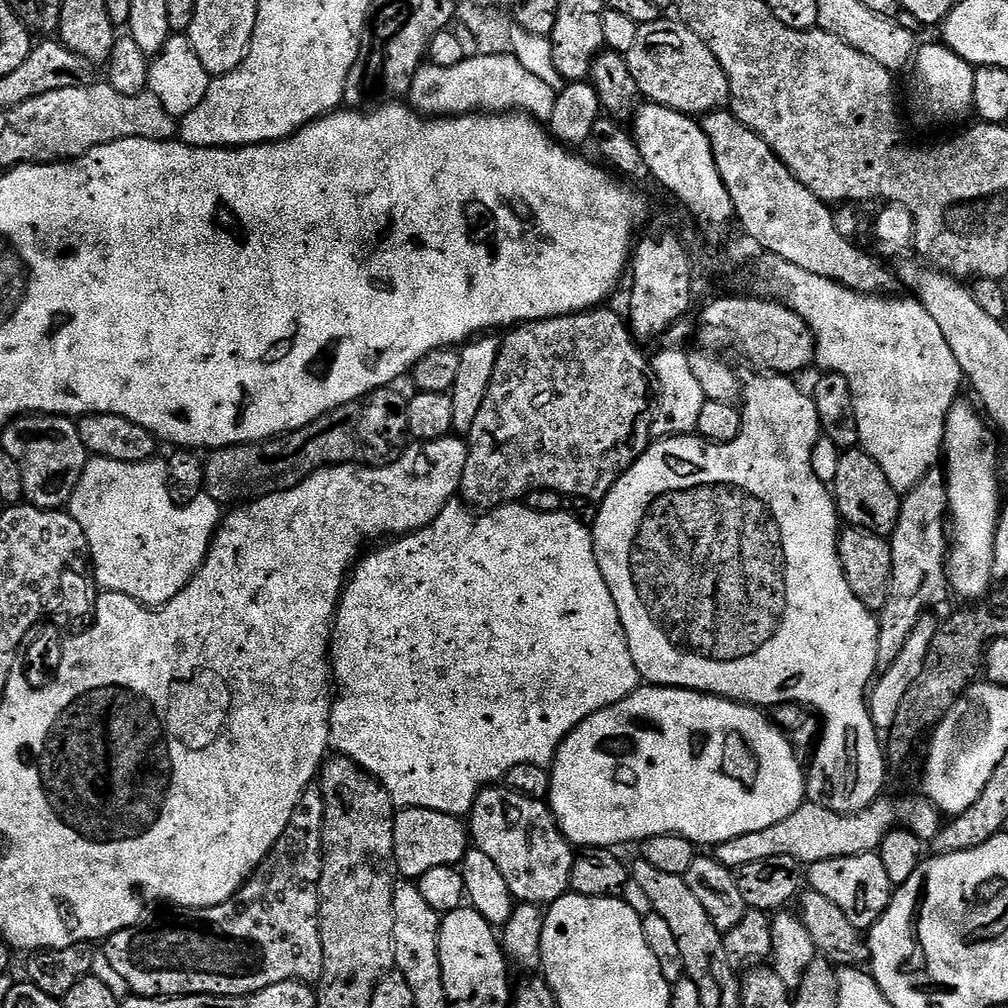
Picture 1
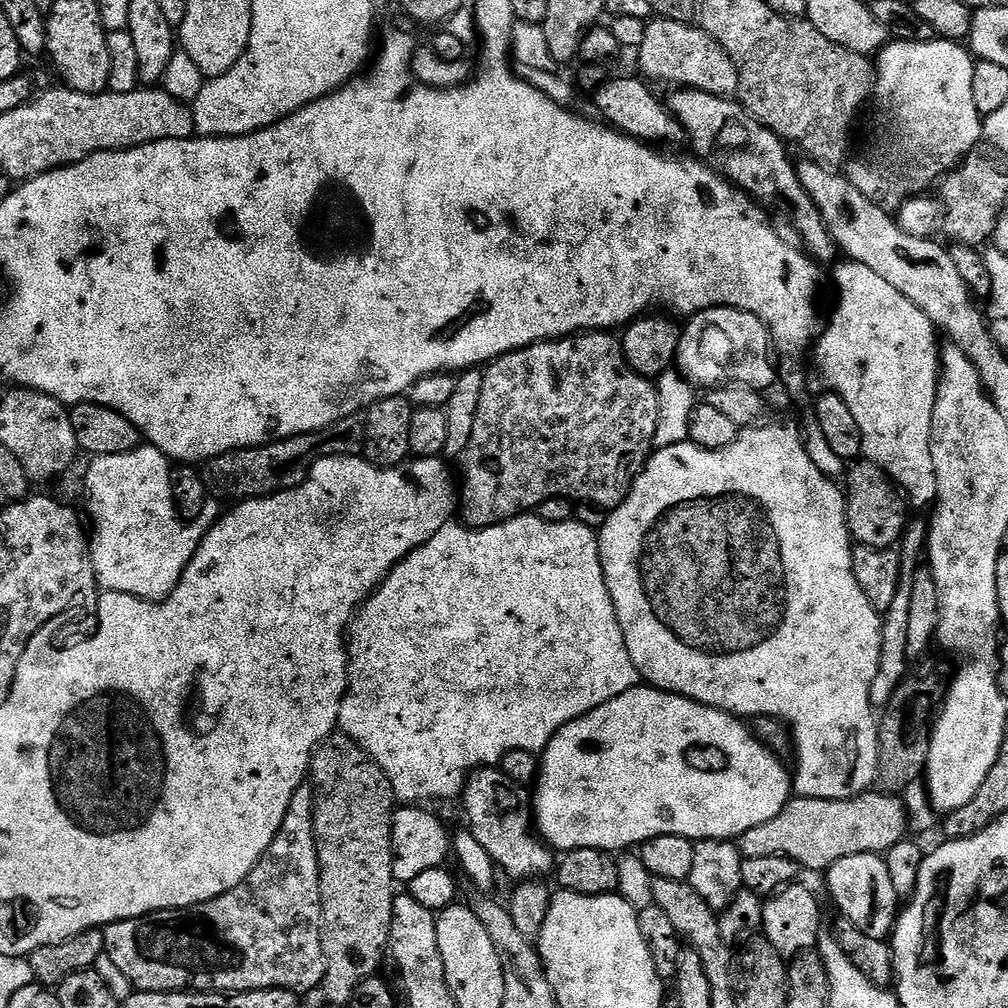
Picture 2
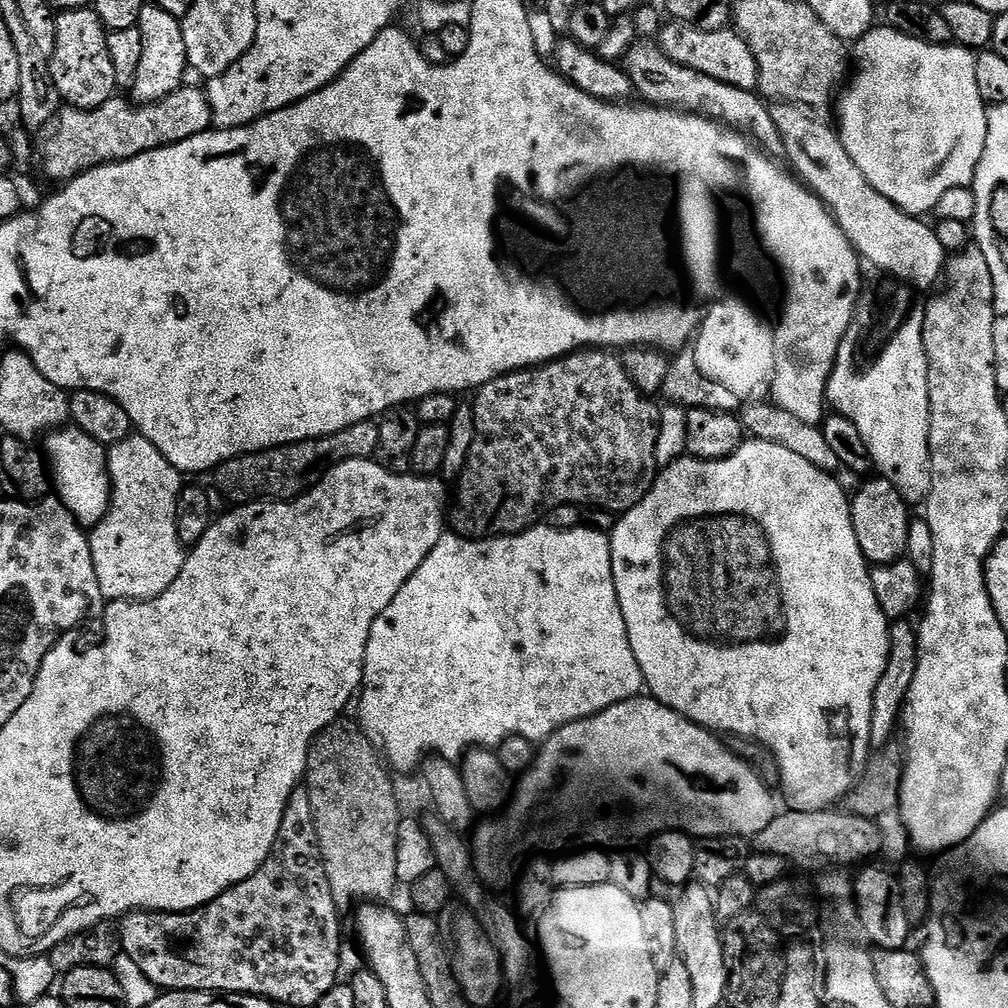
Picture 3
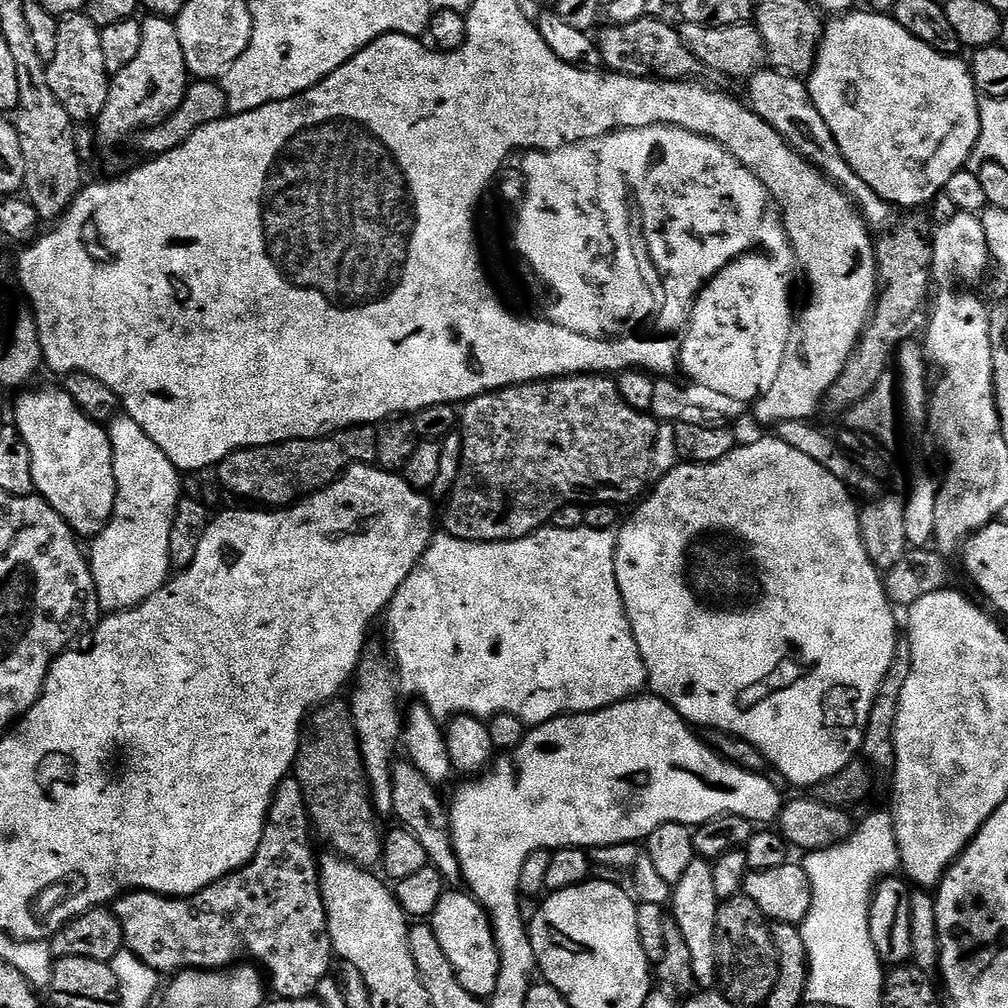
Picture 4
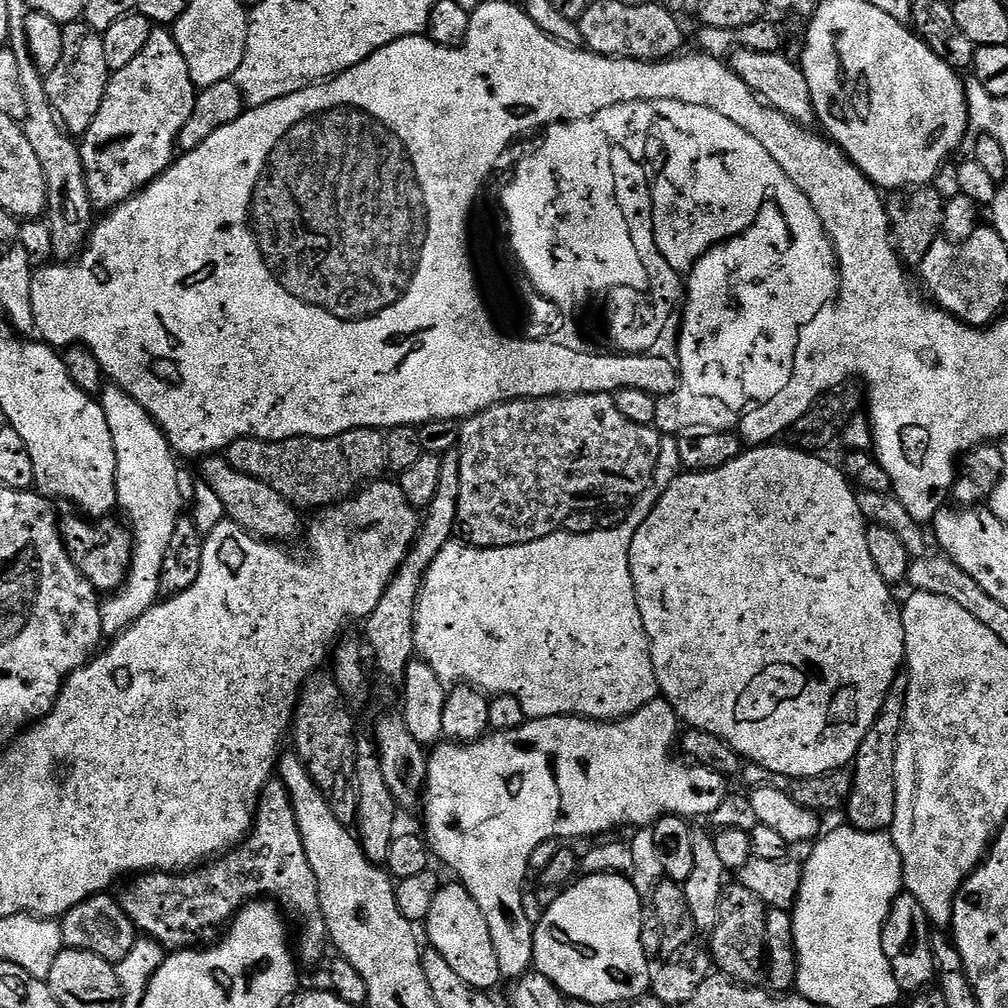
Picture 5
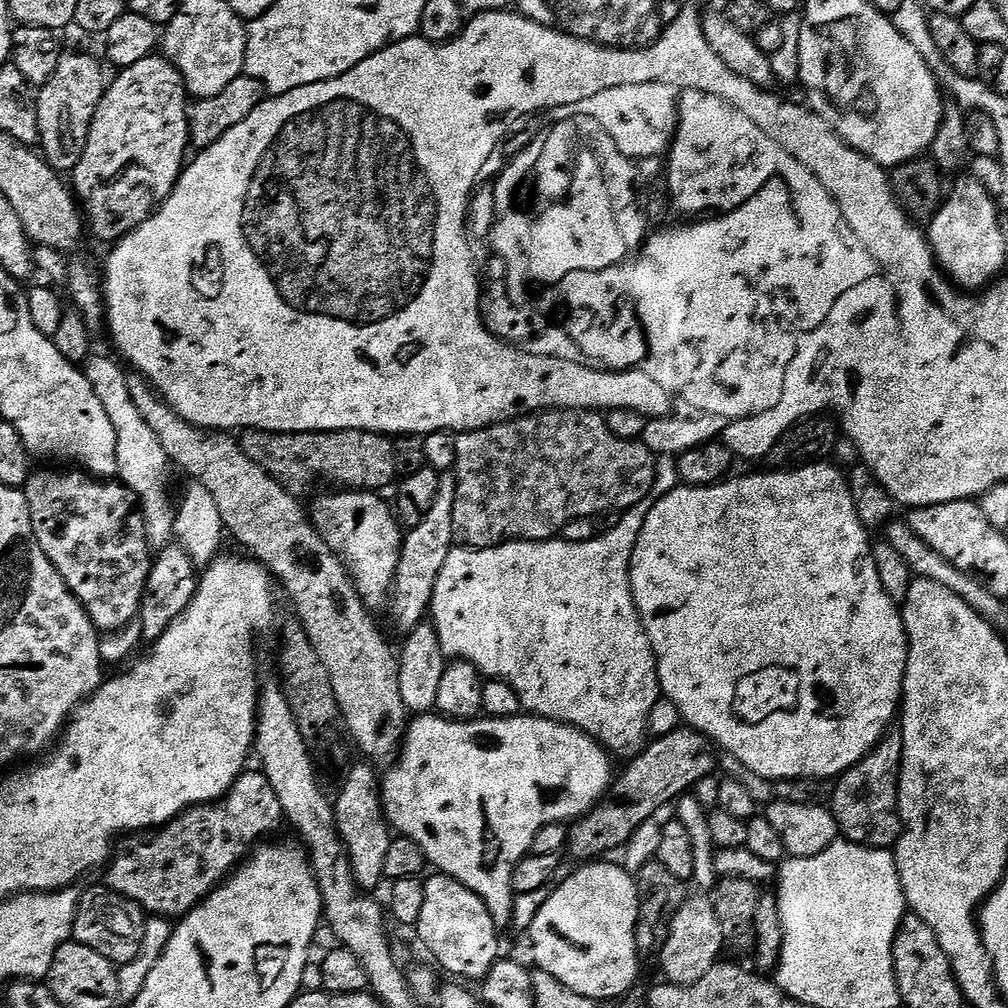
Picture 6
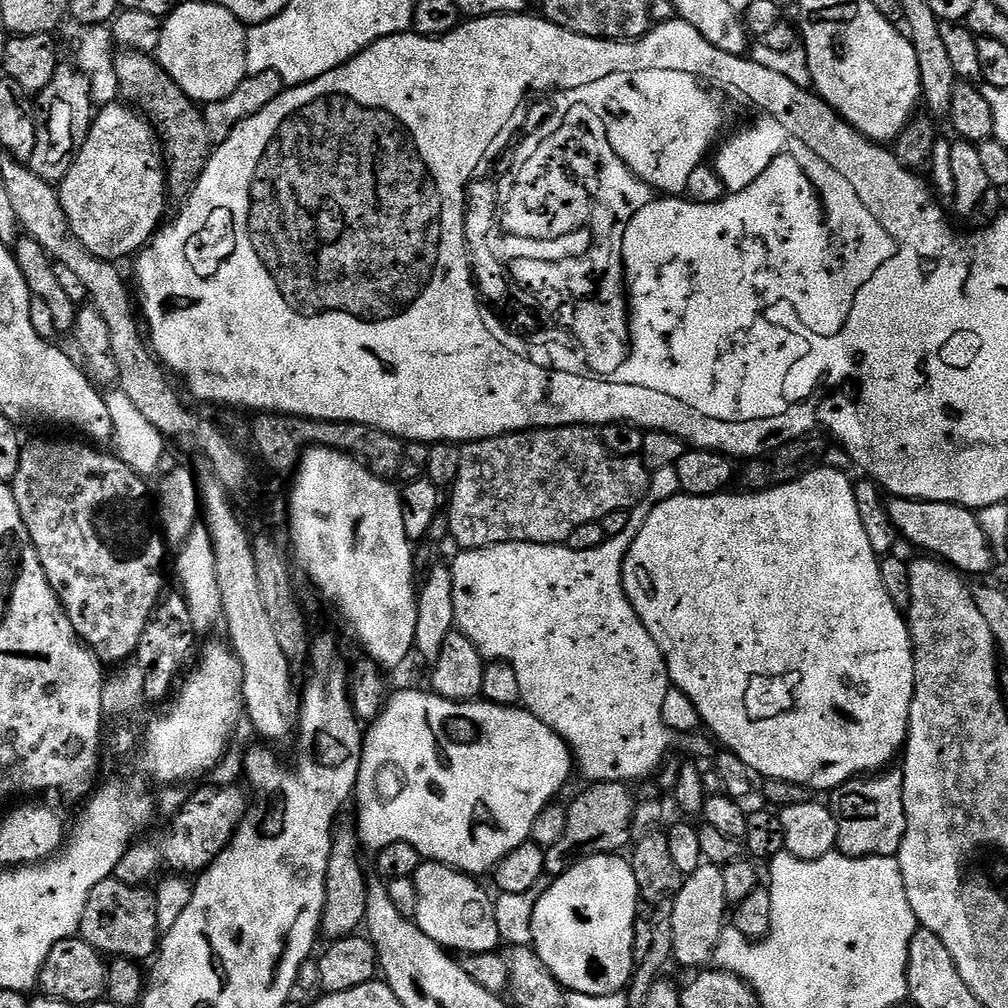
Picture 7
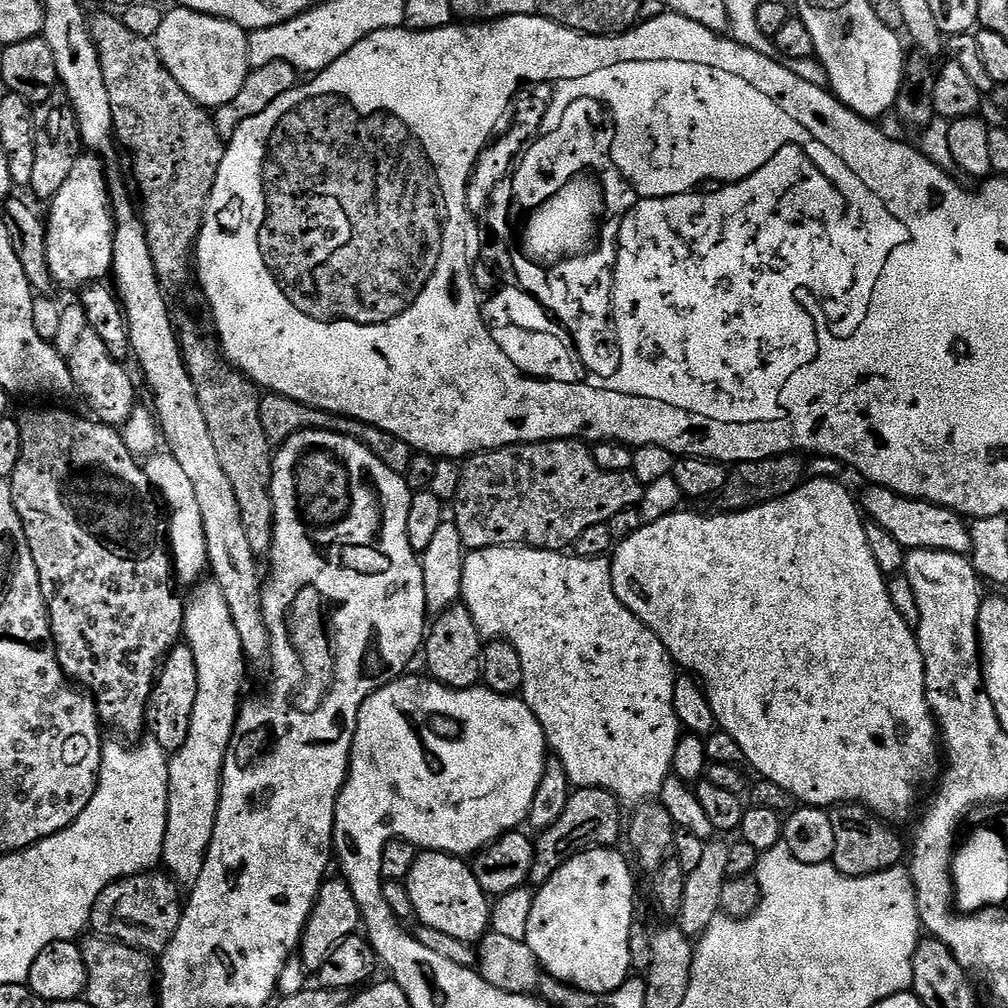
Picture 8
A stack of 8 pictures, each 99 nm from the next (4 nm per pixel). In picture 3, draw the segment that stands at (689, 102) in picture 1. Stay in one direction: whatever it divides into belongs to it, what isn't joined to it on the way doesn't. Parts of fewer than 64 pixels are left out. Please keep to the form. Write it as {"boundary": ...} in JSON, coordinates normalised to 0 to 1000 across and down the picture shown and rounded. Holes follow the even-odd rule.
{"boundary":[[[663,22],[656,27],[653,43],[655,49],[669,63],[676,63],[679,67],[688,67],[696,73],[704,73],[704,77],[712,77],[712,81],[732,85],[741,91],[747,90],[753,84],[752,62],[742,43],[725,27],[696,30],[688,24]]]}

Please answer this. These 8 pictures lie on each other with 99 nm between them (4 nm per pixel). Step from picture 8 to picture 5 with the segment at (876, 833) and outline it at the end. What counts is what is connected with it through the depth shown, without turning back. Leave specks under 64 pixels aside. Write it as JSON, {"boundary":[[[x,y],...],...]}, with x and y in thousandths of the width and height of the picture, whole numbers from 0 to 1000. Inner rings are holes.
{"boundary":[[[894,669],[887,673],[875,704],[863,720],[855,740],[851,740],[847,761],[845,762],[845,787],[839,799],[840,816],[856,825],[876,825],[884,822],[889,811],[889,741],[899,708],[901,691],[901,672]]]}

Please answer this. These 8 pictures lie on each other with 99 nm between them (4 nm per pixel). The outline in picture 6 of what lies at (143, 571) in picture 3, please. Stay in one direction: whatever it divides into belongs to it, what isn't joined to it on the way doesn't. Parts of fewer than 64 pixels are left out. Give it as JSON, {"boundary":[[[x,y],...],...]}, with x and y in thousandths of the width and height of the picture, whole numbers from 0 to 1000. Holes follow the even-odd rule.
{"boundary":[[[92,352],[82,362],[83,374],[93,383],[93,391],[97,391],[97,399],[105,406],[109,420],[113,423],[113,431],[117,435],[117,476],[125,481],[139,495],[139,506],[147,523],[147,539],[158,546],[172,535],[176,505],[173,496],[167,493],[167,464],[169,457],[165,446],[157,438],[153,427],[145,423],[141,411],[137,411],[133,403],[133,395],[129,395],[127,382],[128,370],[122,369],[107,353]]]}

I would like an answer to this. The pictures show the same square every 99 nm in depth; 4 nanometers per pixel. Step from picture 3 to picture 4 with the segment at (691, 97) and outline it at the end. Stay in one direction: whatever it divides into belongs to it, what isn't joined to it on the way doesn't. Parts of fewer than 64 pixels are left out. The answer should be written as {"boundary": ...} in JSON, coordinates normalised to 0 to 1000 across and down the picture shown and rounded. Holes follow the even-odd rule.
{"boundary":[[[641,15],[623,18],[620,24],[596,27],[593,32],[598,66],[605,71],[616,71],[618,75],[635,75],[638,79],[687,79],[696,64],[677,42],[674,27],[662,24],[662,19]]]}

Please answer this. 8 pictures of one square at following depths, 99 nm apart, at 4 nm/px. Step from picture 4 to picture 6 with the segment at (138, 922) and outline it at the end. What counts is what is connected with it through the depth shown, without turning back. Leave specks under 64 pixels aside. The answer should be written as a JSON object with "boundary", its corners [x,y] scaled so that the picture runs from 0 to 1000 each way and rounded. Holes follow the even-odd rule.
{"boundary":[[[250,765],[241,766],[234,773],[225,790],[213,800],[193,799],[185,803],[181,809],[173,811],[168,817],[161,821],[148,824],[143,828],[128,828],[118,838],[117,844],[110,850],[109,856],[106,858],[106,880],[110,881],[112,885],[132,893],[138,901],[143,902],[148,910],[182,911],[186,909],[213,881],[218,880],[235,859],[249,850],[255,838],[266,831],[261,831],[261,829],[276,824],[278,817],[283,816],[280,796],[276,796],[276,788],[272,788],[272,780],[268,780],[261,765]]]}

